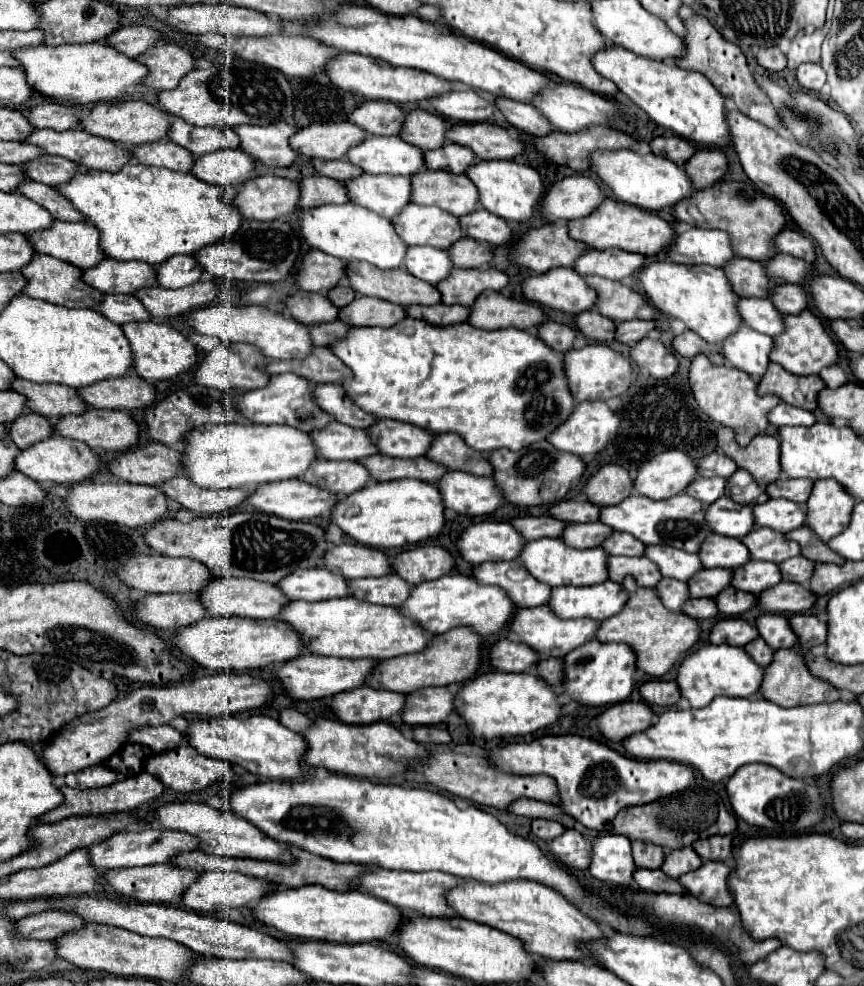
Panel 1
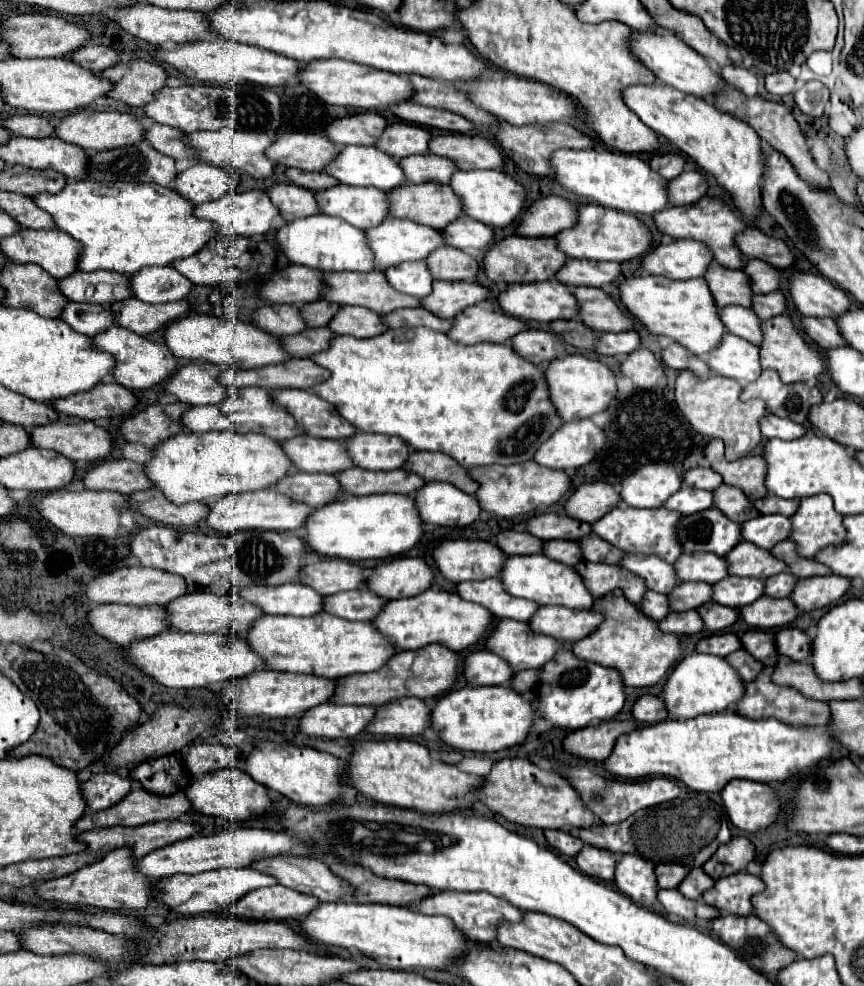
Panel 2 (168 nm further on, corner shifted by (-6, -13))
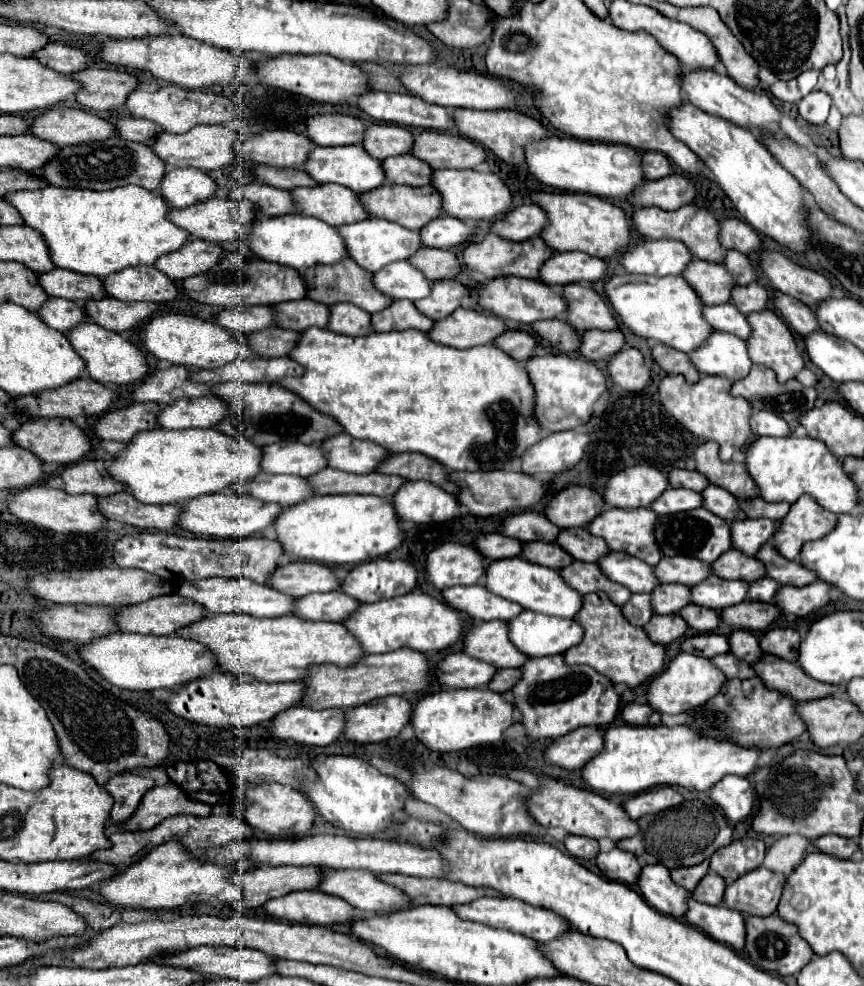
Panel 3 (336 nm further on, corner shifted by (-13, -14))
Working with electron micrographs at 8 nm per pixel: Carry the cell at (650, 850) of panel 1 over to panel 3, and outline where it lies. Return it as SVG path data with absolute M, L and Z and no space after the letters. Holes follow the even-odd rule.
M706 859L704 863L696 865L696 867L680 867L680 869L674 869L674 871L672 871L672 879L674 879L678 885L682 885L684 889L694 891L696 885L700 883L700 879L708 873L708 865L710 865L710 861Z

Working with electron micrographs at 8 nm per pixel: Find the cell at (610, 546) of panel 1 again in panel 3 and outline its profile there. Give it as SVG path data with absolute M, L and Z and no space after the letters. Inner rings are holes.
M586 527L562 529L556 537L556 545L564 547L578 561L598 561L610 549L604 545L604 539L590 535Z

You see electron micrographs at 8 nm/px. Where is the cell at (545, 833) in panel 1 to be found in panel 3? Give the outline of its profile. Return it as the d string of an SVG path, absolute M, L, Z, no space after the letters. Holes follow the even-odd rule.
M568 835L568 837L564 839L564 845L566 845L568 853L570 853L572 857L578 857L578 859L596 859L596 855L600 853L598 841L596 841L596 839L590 839L590 837Z

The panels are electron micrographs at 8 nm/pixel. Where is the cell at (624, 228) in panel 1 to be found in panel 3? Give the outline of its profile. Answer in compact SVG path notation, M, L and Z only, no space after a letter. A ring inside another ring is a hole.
M528 193L528 199L544 207L548 215L548 227L540 233L544 243L554 251L582 251L592 257L606 259L610 255L622 253L630 243L630 225L626 215L616 205L596 199L594 195L572 195L572 193Z

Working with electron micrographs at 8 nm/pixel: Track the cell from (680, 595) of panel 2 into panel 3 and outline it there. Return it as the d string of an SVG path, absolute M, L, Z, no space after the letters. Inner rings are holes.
M656 585L652 595L652 611L656 615L674 615L690 603L690 587L686 585Z

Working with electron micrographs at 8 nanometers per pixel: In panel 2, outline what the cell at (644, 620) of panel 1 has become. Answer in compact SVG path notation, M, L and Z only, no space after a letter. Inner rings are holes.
M613 590L613 594L607 594L601 602L595 602L595 606L605 610L605 622L593 634L589 634L589 638L575 642L573 654L601 666L617 668L627 686L645 688L655 686L657 682L667 678L667 674L683 654L679 636L661 632L659 622L645 616L639 606L631 604L625 598L623 590Z

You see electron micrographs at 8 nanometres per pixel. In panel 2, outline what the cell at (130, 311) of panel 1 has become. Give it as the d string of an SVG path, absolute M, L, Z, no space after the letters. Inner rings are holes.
M69 302L67 308L61 314L61 320L65 320L73 330L81 334L95 336L99 332L105 332L107 328L115 326L111 310L101 304L89 304L89 302Z

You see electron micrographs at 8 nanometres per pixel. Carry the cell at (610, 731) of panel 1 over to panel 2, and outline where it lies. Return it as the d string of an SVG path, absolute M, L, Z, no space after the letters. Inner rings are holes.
M609 720L609 722L599 722L593 726L585 726L581 730L571 732L563 746L565 750L587 758L587 760L605 760L617 742L619 736L629 734L631 730L637 728L635 720Z

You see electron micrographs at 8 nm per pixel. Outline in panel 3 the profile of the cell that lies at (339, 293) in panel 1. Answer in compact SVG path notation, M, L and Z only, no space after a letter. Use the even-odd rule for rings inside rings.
M310 299L278 303L272 309L274 309L276 325L292 331L304 331L308 327L326 327L330 315L326 305Z

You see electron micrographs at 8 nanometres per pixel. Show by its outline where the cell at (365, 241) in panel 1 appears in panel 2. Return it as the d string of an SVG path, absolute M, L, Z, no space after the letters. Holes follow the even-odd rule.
M315 214L315 216L299 218L297 222L289 222L289 224L281 226L277 230L277 242L279 242L281 250L287 254L287 258L293 264L301 264L301 266L309 266L309 268L319 268L323 272L335 272L335 270L361 270L361 272L377 270L377 272L385 272L385 270L381 270L373 262L373 250L369 250L369 246L367 246L369 242L365 238L365 230L349 226L345 220L333 218L333 216L327 216L327 214Z

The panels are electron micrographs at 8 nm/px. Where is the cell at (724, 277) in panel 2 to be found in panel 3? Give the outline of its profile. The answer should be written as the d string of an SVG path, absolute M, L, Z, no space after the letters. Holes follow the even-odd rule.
M692 259L692 263L688 263L688 267L684 269L682 277L698 293L704 305L728 303L730 291L736 285L724 265L708 263L702 259Z

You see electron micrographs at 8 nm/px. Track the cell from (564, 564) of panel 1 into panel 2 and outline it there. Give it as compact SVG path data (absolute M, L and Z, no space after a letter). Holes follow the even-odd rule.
M531 554L531 556L509 556L505 568L501 572L501 582L511 596L535 600L539 606L557 604L567 608L589 608L593 606L593 596L585 586L585 580L577 574L573 566L565 566L563 562L551 560L545 554Z

